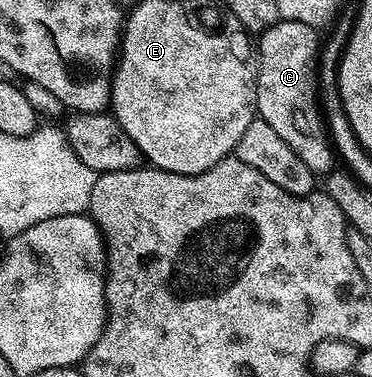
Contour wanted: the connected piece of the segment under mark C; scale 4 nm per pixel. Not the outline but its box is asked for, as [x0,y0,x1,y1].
[255,19,337,174]

